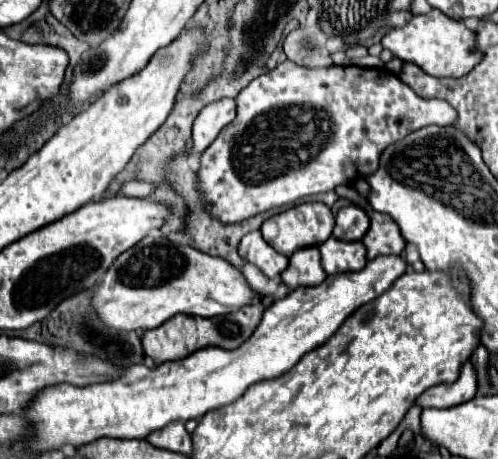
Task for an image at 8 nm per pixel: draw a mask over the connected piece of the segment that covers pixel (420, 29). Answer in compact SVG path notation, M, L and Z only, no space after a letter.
M432 9L426 15L414 15L404 27L396 27L382 37L382 47L390 49L398 59L416 63L422 71L434 77L462 77L470 73L482 59L482 51L476 49L476 33L462 21L454 21Z

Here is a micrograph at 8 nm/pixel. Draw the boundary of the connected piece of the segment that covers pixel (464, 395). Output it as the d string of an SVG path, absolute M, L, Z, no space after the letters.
M470 361L462 367L458 381L448 383L448 385L434 385L426 393L422 393L414 403L420 405L422 409L434 407L434 409L446 409L446 407L456 407L466 401L470 401L478 391L476 385L476 373L474 367L470 367Z

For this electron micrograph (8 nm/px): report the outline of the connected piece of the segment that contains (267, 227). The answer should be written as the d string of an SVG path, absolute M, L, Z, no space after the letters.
M302 203L302 205L290 207L282 213L272 215L260 227L266 243L270 243L278 253L282 253L286 257L290 257L294 251L298 251L302 247L322 245L332 235L332 229L334 229L334 215L332 215L330 207L324 203Z

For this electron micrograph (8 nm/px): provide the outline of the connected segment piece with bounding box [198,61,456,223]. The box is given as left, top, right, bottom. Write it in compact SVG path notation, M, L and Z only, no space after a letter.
M284 61L278 67L274 67L272 71L256 77L254 81L250 81L250 85L246 89L240 91L240 95L236 97L238 103L238 115L236 119L226 125L220 135L214 139L214 143L202 153L200 157L200 171L198 171L198 189L204 195L204 205L206 209L212 213L212 217L216 217L222 223L238 223L244 221L248 217L254 217L262 211L268 211L272 207L280 207L280 205L290 205L302 197L308 195L316 195L316 193L326 193L326 191L334 191L338 185L354 185L356 179L364 179L364 175L370 175L370 171L378 169L380 163L380 155L382 151L396 143L398 139L410 135L416 129L422 129L426 125L452 125L456 121L456 111L440 99L424 99L420 95L416 95L406 83L402 83L398 79L398 75L390 73L388 69L370 69L370 67L300 67L292 61Z

